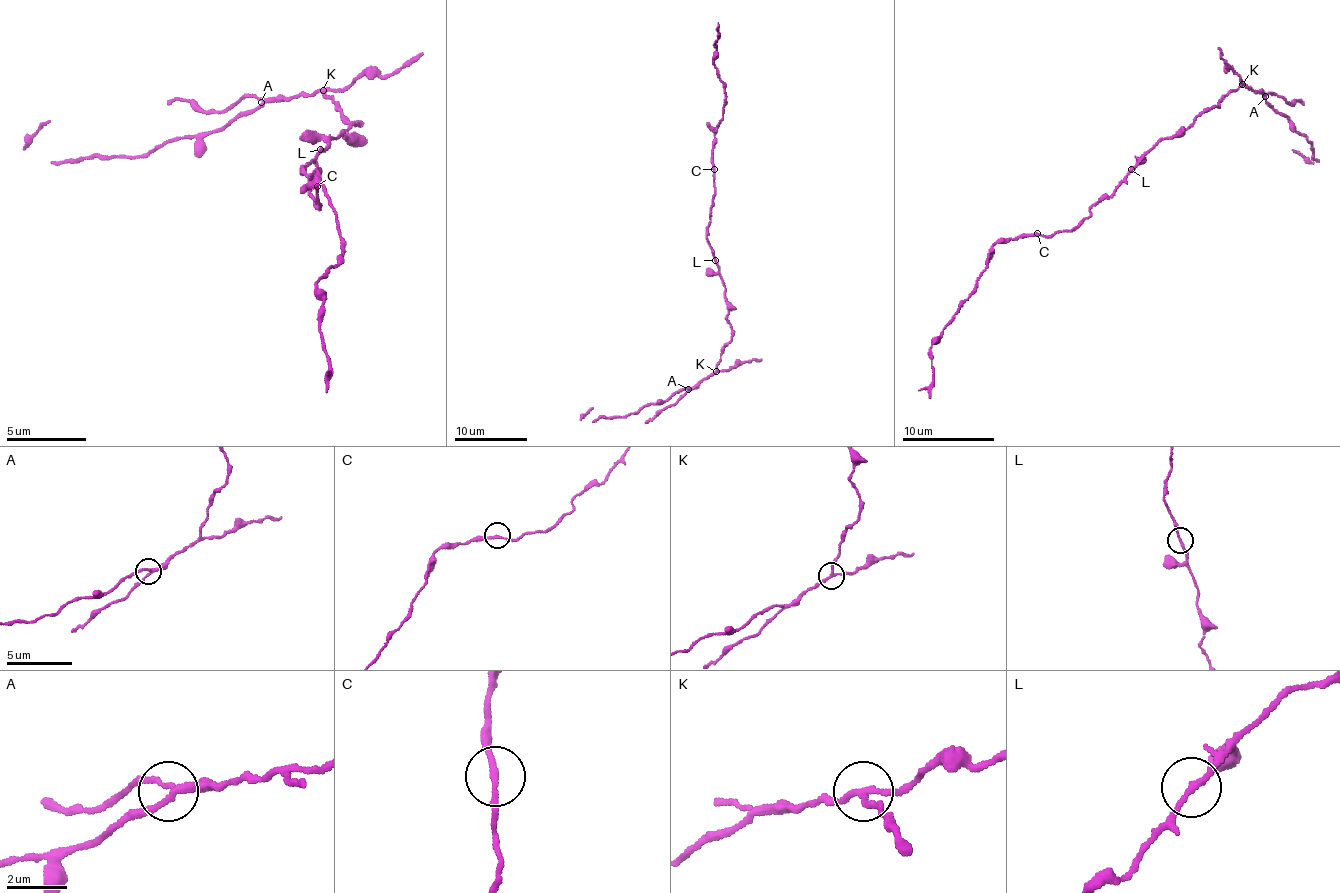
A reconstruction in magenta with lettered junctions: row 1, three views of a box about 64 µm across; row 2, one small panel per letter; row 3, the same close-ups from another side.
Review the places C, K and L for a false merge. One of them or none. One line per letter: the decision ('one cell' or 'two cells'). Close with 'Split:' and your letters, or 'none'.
C: one cell
K: two cells
L: one cell
Split: K

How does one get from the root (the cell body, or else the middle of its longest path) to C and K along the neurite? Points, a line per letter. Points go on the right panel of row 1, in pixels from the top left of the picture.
C: (1133, 168), (1110, 195), (1090, 208), (1090, 214), (1073, 228), (1055, 231), (1050, 235), (1037, 233)
K: (1133, 168), (1163, 139), (1179, 136), (1199, 115), (1218, 104), (1218, 99), (1241, 84)

